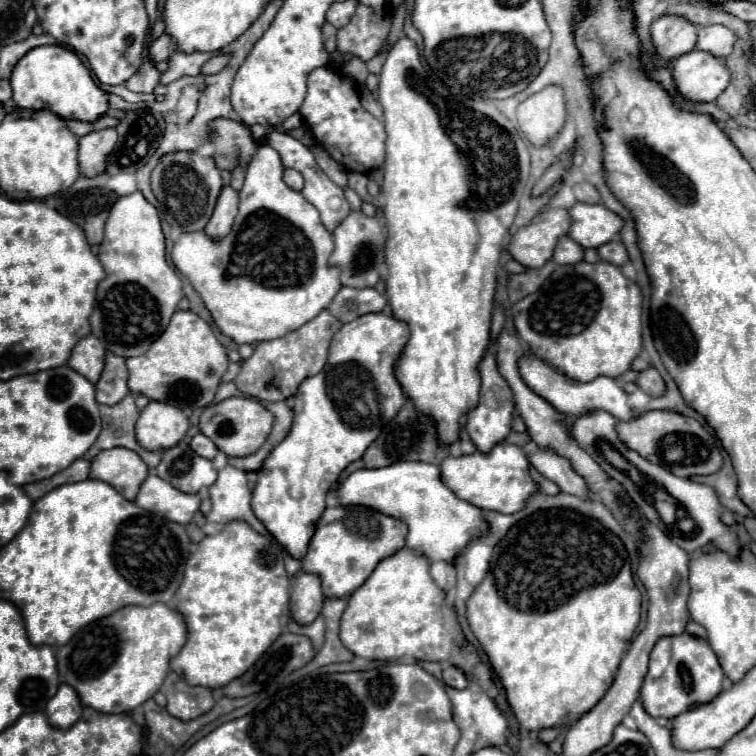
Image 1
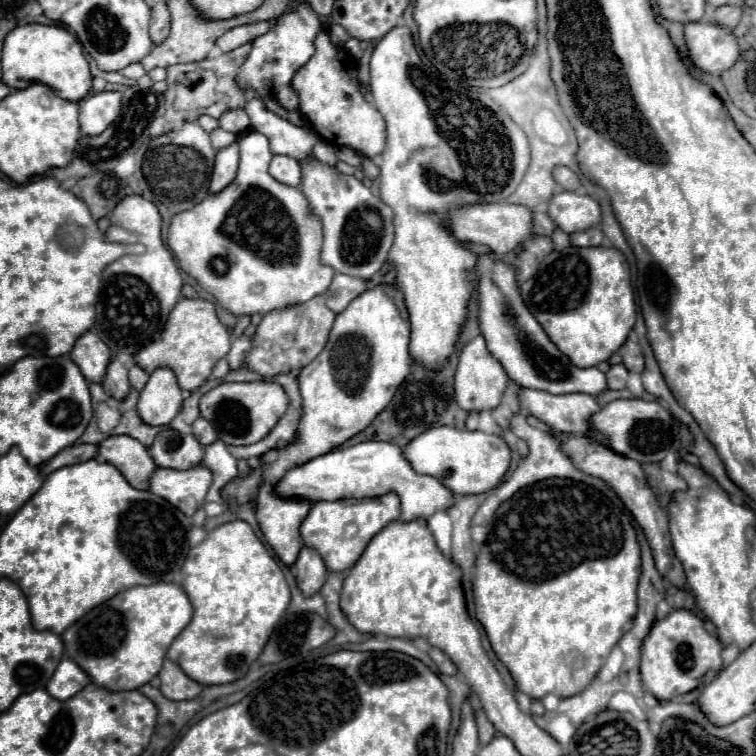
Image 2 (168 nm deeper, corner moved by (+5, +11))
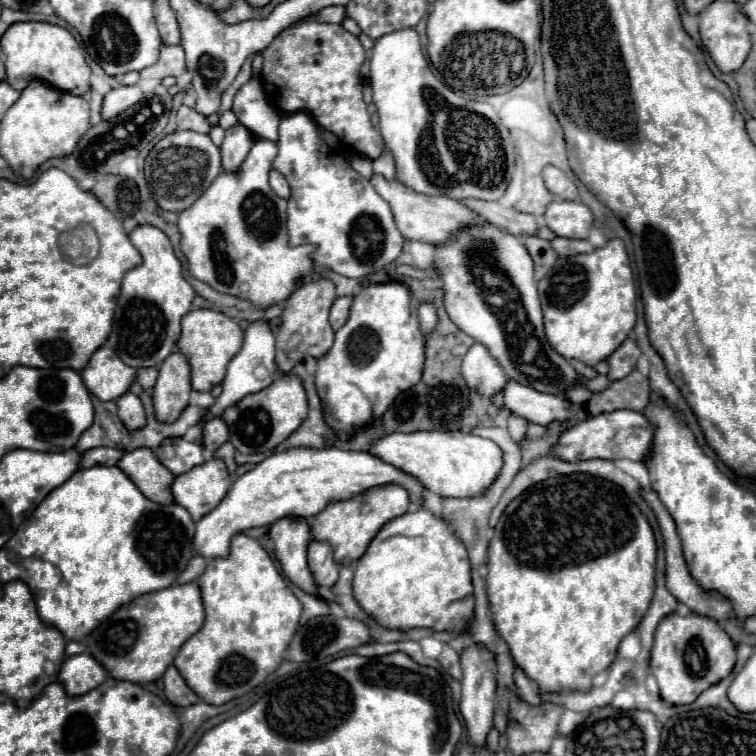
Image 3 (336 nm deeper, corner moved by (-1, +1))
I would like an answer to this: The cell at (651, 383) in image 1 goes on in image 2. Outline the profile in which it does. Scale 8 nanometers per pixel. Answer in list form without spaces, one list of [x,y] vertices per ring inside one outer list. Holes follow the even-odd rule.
[[[627,340],[621,348],[619,348],[619,354],[623,358],[623,364],[627,366],[629,372],[641,372],[645,362],[643,362],[643,354],[641,354],[641,348],[637,342],[633,340]]]

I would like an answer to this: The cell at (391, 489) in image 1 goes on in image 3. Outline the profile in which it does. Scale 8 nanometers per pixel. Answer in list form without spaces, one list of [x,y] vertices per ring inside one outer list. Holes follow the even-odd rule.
[[[293,448],[281,454],[271,454],[253,470],[239,476],[219,506],[197,522],[193,546],[205,558],[227,556],[231,538],[247,528],[273,524],[277,518],[287,516],[315,516],[329,502],[355,498],[373,486],[385,486],[385,482],[397,482],[399,486],[405,486],[405,490],[409,490],[411,502],[415,506],[423,506],[425,486],[421,486],[421,482],[417,482],[417,478],[411,474],[381,462],[381,458],[369,452],[351,452],[341,448]]]

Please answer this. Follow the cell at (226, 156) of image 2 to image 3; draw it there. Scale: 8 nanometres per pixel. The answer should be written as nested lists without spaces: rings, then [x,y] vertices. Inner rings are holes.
[[[235,126],[225,132],[225,140],[221,144],[221,160],[223,170],[233,174],[233,170],[241,168],[241,162],[247,158],[253,146],[253,134],[245,126]]]

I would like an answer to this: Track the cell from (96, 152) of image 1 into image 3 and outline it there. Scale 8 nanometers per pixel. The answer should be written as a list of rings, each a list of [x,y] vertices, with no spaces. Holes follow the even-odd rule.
[[[121,86],[111,90],[105,98],[103,98],[103,108],[101,108],[101,118],[103,120],[113,120],[117,118],[117,114],[125,112],[127,108],[131,108],[133,104],[137,104],[141,100],[141,92],[135,86]]]

